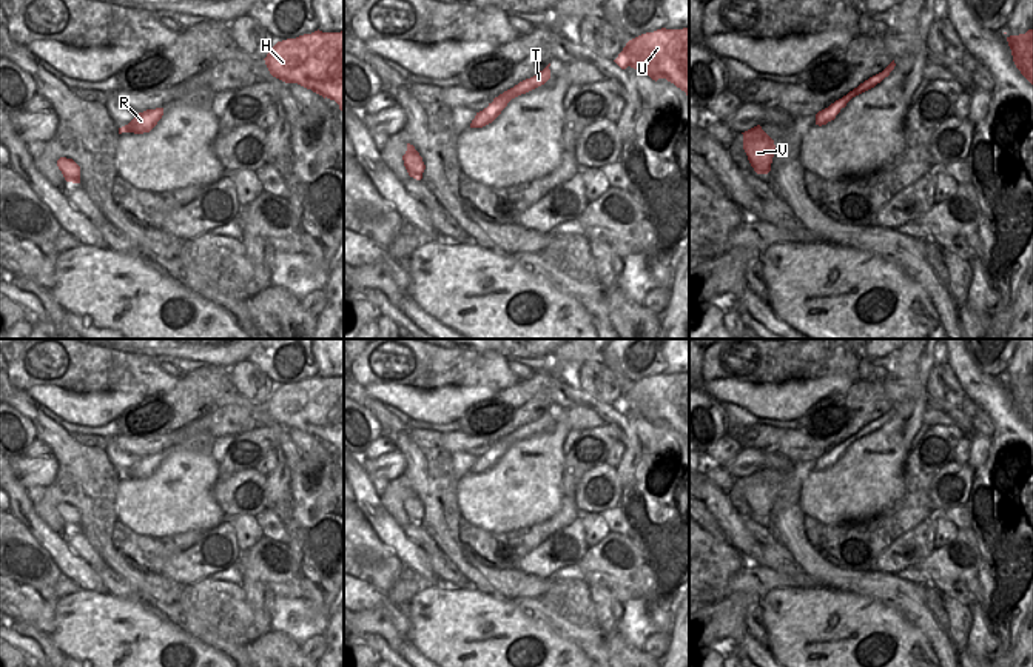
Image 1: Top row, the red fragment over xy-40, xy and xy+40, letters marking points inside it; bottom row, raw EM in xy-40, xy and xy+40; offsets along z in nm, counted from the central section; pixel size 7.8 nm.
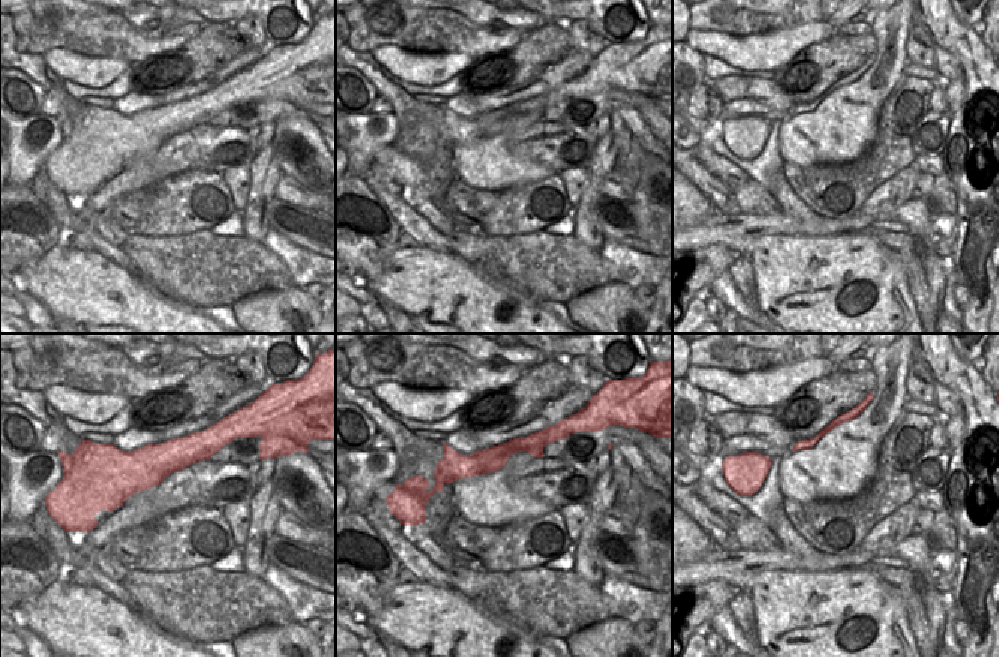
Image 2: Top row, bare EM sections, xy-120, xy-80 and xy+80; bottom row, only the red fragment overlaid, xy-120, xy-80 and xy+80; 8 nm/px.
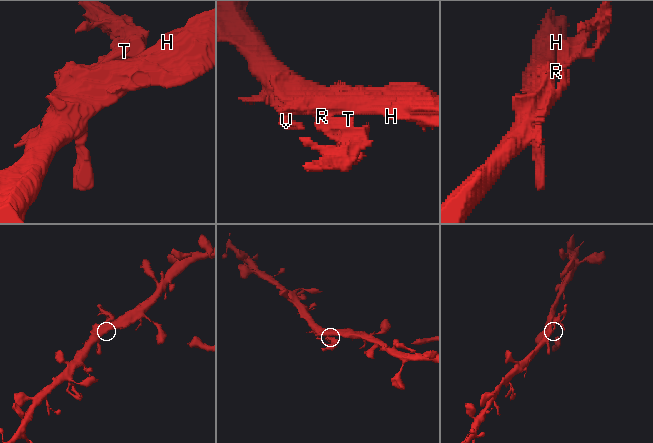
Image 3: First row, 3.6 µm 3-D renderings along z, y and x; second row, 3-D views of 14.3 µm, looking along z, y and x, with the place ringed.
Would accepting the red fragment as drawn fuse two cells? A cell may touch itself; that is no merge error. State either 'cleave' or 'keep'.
cleave

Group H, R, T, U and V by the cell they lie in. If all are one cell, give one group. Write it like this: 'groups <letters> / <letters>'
groups H R U V / T

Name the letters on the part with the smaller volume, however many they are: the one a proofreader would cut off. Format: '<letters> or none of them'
T

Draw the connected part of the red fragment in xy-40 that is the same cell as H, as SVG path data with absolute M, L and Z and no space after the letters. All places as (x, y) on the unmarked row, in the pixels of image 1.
M315 376L278 387L264 404L270 419L285 428L298 428L324 444L335 445L344 458L344 376Z

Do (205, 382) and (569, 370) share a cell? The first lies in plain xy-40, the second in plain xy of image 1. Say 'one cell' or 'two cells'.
two cells

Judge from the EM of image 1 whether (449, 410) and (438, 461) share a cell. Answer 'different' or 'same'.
different

